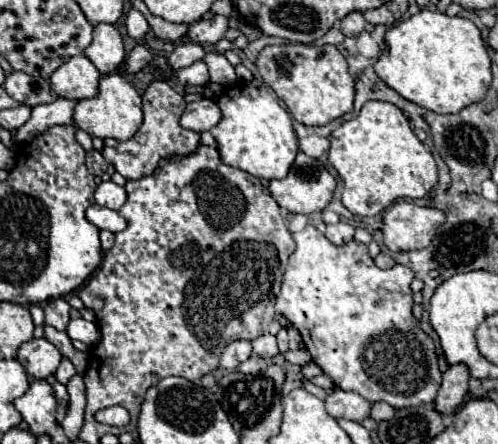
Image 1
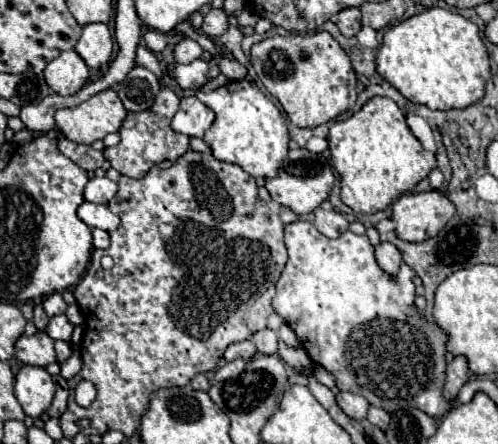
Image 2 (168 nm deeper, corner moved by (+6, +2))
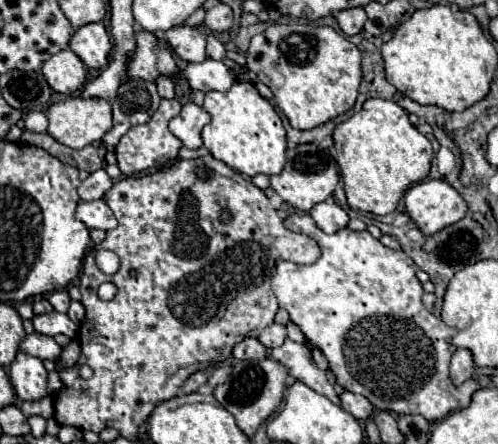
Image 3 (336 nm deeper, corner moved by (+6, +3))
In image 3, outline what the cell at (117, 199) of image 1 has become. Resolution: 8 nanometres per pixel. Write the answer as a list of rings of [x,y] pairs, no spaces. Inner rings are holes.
[[[99,169],[95,173],[91,173],[85,181],[81,181],[79,185],[79,197],[83,201],[95,201],[95,199],[103,199],[105,193],[113,187],[111,177],[105,173],[105,169]]]

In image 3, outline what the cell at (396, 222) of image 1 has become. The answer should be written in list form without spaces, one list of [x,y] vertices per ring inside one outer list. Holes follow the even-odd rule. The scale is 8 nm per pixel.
[[[427,179],[407,191],[405,213],[419,227],[419,231],[429,237],[463,219],[467,203],[443,179]]]

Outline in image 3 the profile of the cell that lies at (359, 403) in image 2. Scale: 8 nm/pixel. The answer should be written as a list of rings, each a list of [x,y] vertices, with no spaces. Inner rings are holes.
[[[343,391],[341,407],[347,413],[351,413],[357,421],[367,421],[373,415],[373,409],[375,409],[363,395],[355,395],[355,393],[349,393],[349,391]]]

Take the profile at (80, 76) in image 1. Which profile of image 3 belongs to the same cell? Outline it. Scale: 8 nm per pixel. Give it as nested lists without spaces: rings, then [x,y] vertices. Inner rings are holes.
[[[65,49],[43,63],[43,75],[51,89],[71,95],[85,83],[87,67],[71,49]]]

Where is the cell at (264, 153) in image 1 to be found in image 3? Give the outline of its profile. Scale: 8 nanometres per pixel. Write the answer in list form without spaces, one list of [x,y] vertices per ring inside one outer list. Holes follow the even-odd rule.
[[[237,81],[227,91],[207,91],[203,107],[211,115],[211,123],[203,127],[203,145],[215,159],[227,163],[247,177],[257,173],[281,173],[287,151],[285,129],[275,107],[269,103],[269,99],[259,95],[253,83]]]

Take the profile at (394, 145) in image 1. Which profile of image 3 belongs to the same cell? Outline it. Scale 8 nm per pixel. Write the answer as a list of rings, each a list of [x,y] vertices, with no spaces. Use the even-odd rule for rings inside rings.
[[[367,99],[361,111],[335,127],[333,141],[347,203],[355,211],[375,215],[391,213],[405,191],[413,183],[423,181],[431,169],[433,147],[429,139],[411,125],[407,111],[389,99]]]

